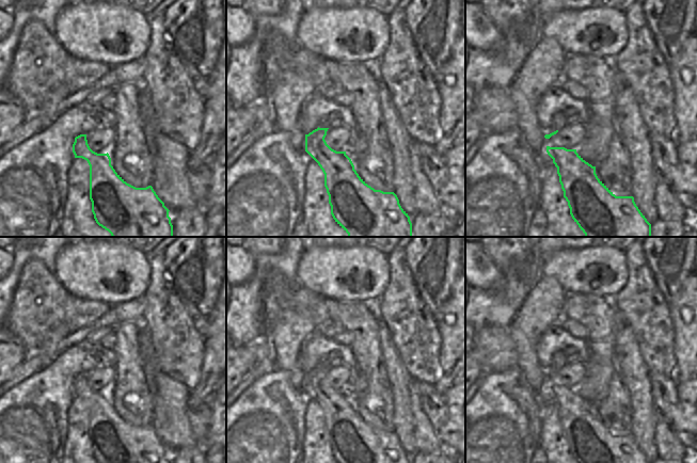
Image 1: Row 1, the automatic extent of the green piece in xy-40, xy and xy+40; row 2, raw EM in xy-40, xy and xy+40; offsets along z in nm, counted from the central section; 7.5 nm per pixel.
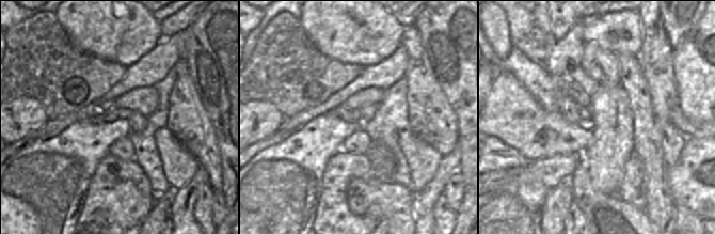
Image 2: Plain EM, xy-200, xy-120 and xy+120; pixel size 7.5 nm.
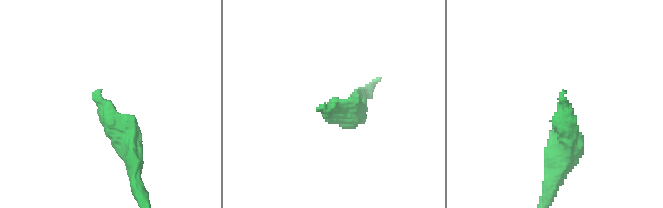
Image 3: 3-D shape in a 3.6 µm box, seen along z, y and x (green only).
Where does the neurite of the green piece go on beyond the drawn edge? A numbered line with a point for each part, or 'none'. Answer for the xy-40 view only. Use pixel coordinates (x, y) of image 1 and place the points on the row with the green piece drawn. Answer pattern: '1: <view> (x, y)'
none

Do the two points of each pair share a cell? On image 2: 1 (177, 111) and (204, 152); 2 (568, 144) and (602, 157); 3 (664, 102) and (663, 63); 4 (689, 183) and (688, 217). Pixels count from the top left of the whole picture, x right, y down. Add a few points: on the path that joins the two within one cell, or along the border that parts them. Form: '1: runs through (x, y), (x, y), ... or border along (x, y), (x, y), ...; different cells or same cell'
1: runs through (187, 121), (201, 142); same cell
2: border along (591, 130), (591, 141), (582, 153); different cells
3: runs through (663, 92), (660, 73); same cell
4: border along (674, 204), (683, 204), (703, 219); different cells

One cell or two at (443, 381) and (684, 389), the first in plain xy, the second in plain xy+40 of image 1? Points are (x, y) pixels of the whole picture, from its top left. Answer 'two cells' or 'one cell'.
two cells

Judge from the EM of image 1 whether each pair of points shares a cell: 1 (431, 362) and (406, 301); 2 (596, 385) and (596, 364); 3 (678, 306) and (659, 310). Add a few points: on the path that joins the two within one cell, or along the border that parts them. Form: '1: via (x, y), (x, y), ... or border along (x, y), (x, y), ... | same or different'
1: via (418, 347), (412, 326), (406, 316) | same
2: via (596, 380), (596, 369) | same
3: border along (667, 303), (674, 332) | different

